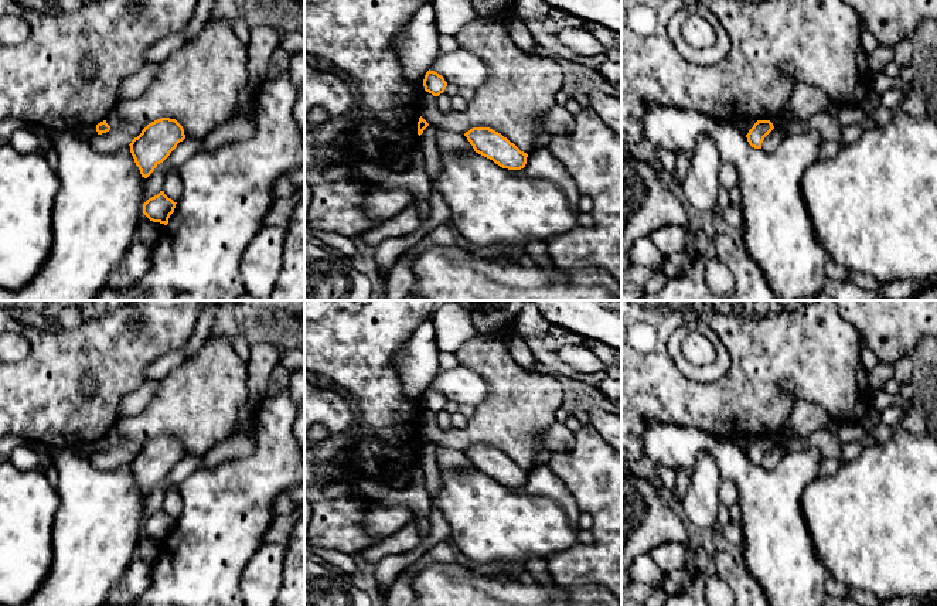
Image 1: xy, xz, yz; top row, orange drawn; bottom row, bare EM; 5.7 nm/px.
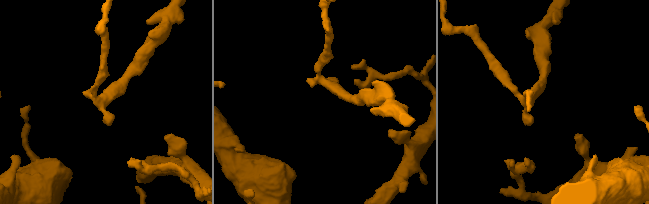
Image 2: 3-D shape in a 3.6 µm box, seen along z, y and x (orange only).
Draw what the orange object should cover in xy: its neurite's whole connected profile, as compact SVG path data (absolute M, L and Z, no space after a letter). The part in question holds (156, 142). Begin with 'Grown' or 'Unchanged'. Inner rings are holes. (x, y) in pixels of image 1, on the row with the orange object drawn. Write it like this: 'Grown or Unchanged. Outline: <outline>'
Unchanged. Outline: M161 118L149 123L129 144L142 177L147 178L184 139L184 129L176 119Z

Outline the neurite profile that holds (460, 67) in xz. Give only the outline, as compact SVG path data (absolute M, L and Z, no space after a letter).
M466 48L440 52L429 69L437 72L447 84L457 88L477 89L487 76L487 68L483 59Z

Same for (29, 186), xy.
M0 142L0 287L27 286L47 262L58 190L59 177L44 153L20 153L8 142Z

